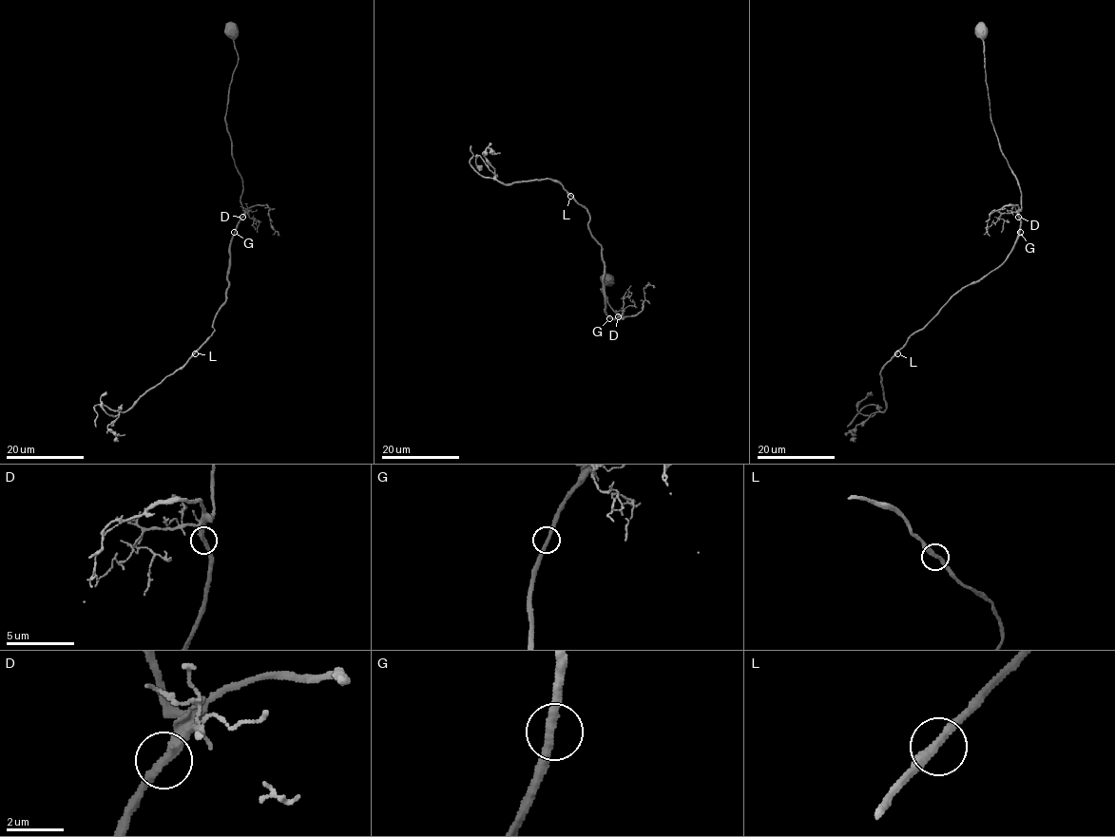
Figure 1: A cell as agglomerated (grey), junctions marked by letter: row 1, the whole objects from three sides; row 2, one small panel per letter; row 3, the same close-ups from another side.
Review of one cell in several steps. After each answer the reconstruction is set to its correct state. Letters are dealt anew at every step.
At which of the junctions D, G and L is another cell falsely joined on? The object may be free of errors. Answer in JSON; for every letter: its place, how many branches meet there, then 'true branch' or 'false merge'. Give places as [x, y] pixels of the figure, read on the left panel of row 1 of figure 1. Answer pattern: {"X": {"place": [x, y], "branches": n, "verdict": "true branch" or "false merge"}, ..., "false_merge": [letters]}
{"D": {"place": [242, 217], "branches": 2, "verdict": "true branch"}, "G": {"place": [234, 232], "branches": 2, "verdict": "true branch"}, "L": {"place": [195, 353], "branches": 2, "verdict": "true branch"}, "false_merge": []}

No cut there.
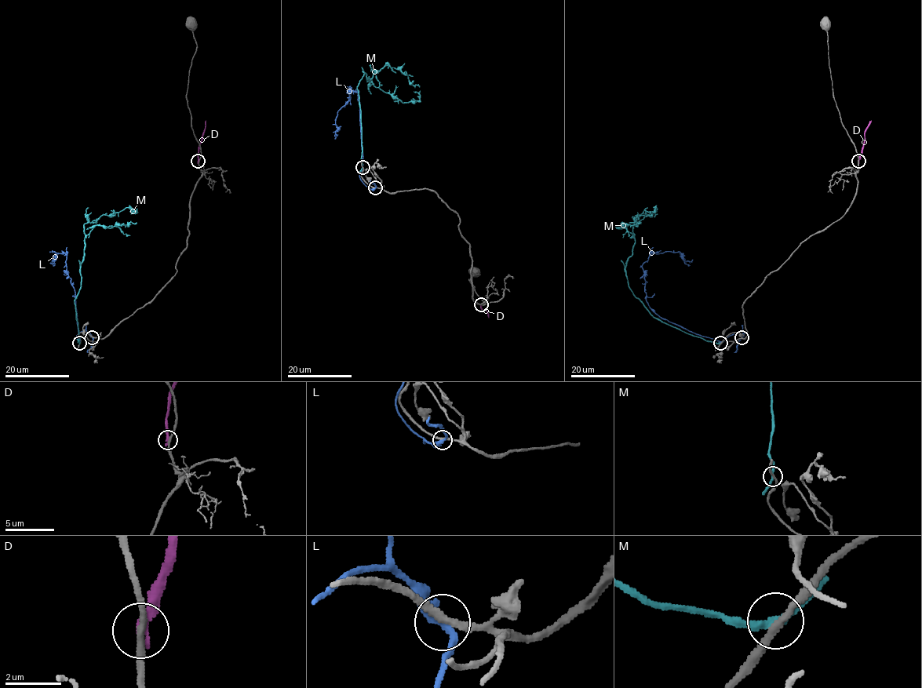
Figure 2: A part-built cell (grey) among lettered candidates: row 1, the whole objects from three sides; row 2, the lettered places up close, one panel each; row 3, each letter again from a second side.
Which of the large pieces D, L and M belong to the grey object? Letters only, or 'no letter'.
no letter

